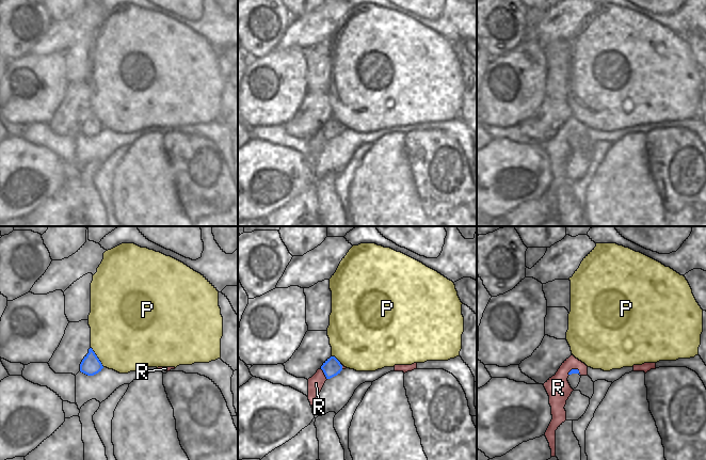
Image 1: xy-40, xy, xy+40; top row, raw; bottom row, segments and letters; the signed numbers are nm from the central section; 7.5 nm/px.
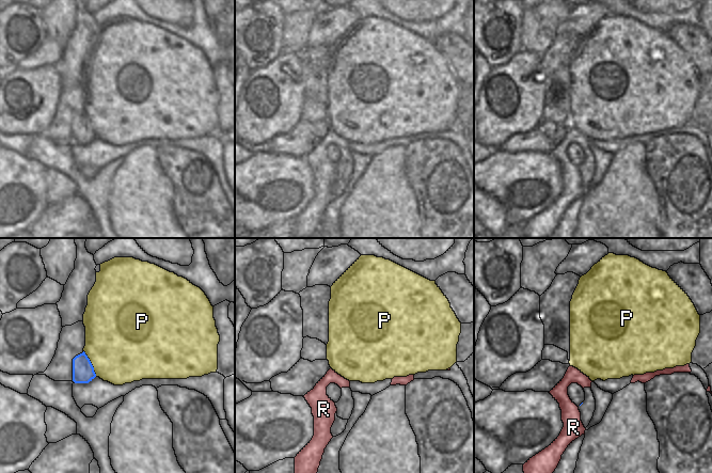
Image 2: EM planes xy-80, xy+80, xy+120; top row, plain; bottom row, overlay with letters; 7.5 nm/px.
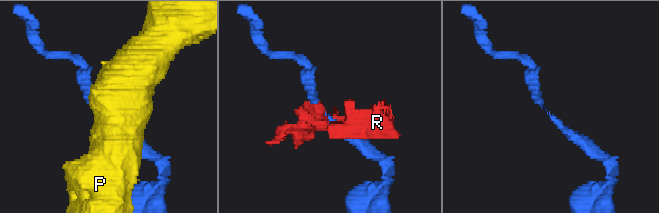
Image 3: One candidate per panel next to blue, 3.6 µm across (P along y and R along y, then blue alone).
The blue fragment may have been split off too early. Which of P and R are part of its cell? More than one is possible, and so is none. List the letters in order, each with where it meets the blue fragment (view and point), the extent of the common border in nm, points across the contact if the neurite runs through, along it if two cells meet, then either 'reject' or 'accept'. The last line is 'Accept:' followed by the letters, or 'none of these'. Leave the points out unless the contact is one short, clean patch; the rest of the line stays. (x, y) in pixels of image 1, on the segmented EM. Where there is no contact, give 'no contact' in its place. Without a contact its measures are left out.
P: contact xy-40 (96, 357); length 180 nm; border xy-40 (91, 347), (103, 366); reject
R: contact xy (324, 374); length 100 nm; border xy (321, 368), (326, 379); reject
Accept: none of these

